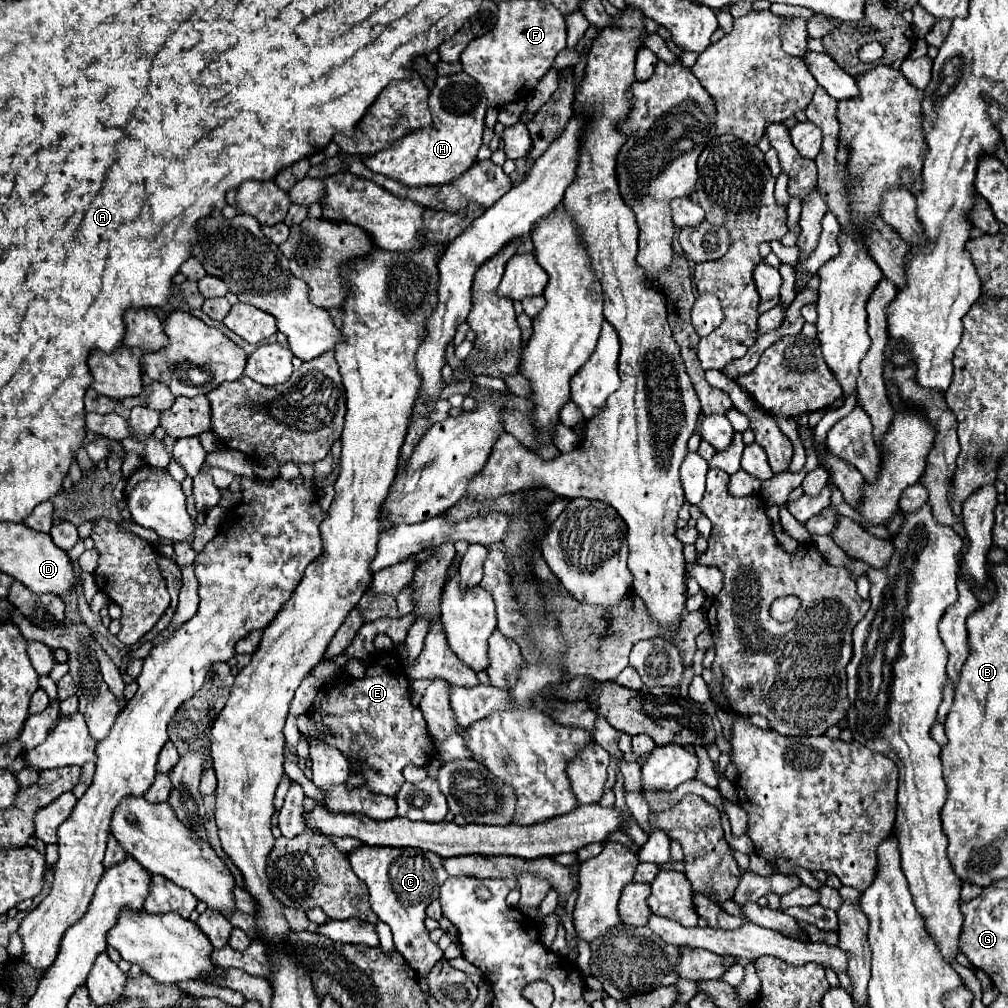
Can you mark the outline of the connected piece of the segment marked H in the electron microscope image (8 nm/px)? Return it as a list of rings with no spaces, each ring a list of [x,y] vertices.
[[[465,72],[437,78],[435,88],[429,94],[429,108],[433,114],[433,128],[411,132],[389,148],[367,156],[363,162],[371,172],[383,174],[405,186],[439,186],[457,180],[467,172],[481,148],[481,134],[485,128],[487,98],[483,88]]]

